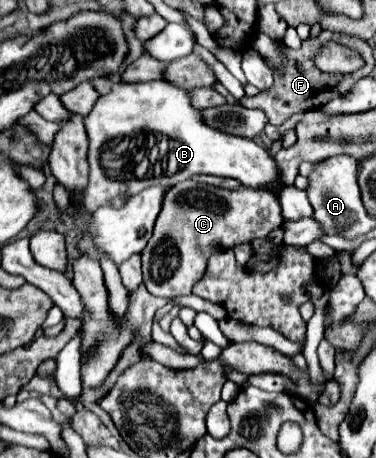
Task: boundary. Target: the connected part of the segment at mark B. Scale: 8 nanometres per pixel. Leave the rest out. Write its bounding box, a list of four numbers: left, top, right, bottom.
[85,82,313,220]

